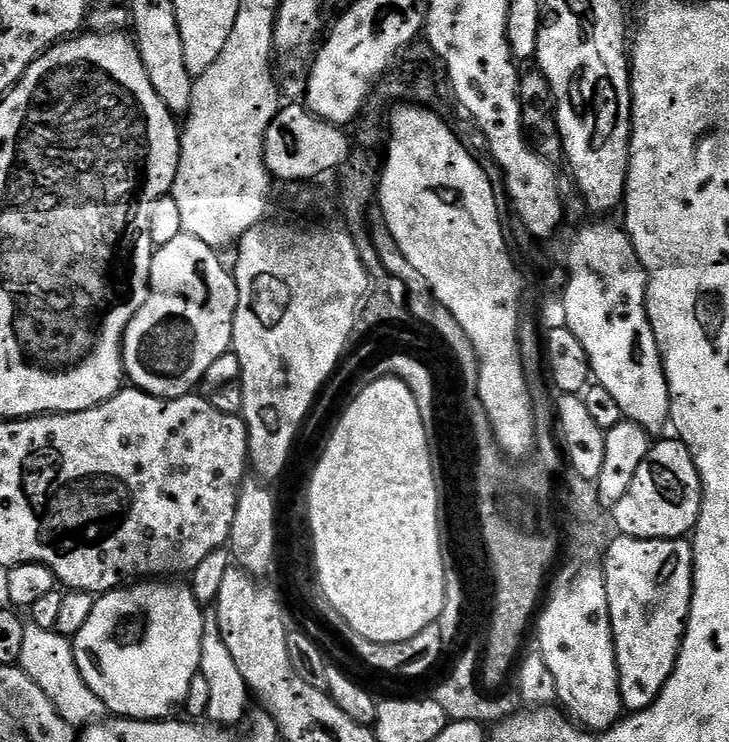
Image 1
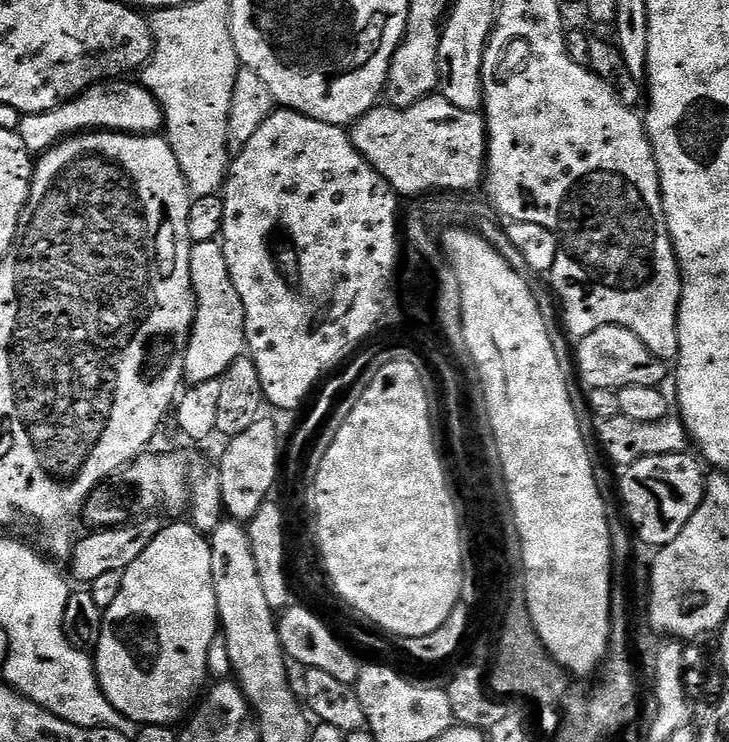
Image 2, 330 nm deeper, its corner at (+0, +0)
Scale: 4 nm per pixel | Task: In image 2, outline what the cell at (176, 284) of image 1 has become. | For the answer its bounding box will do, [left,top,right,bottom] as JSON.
[184,240,245,385]

